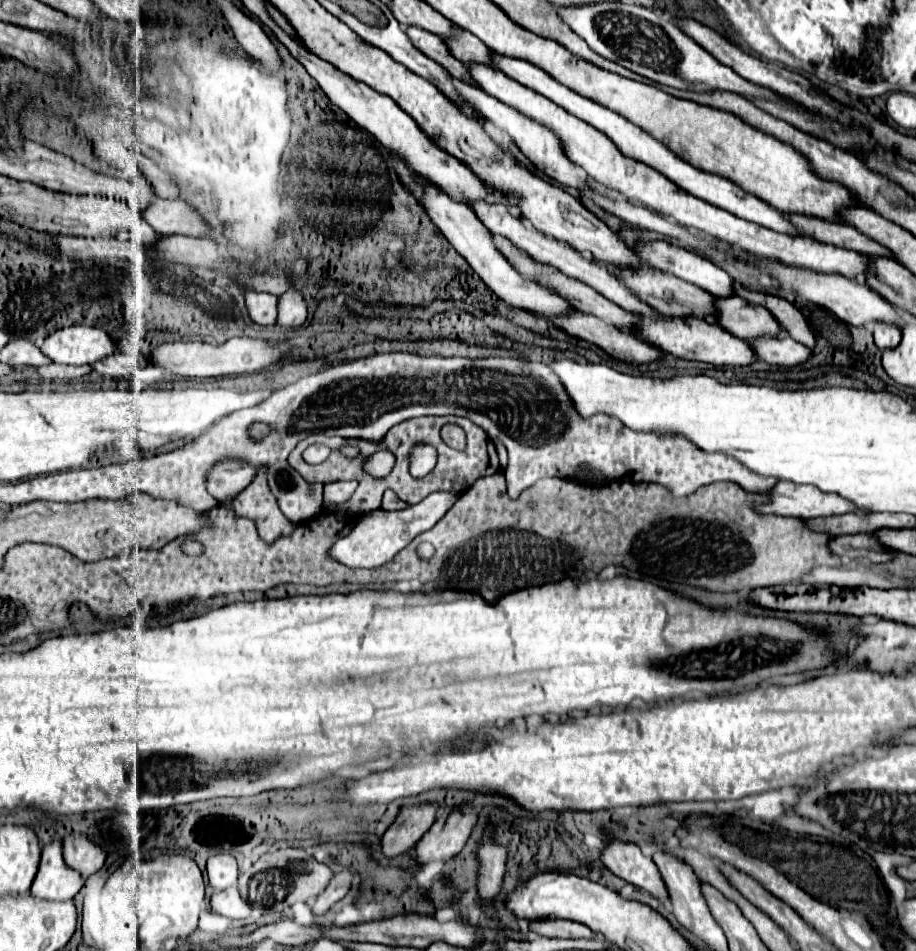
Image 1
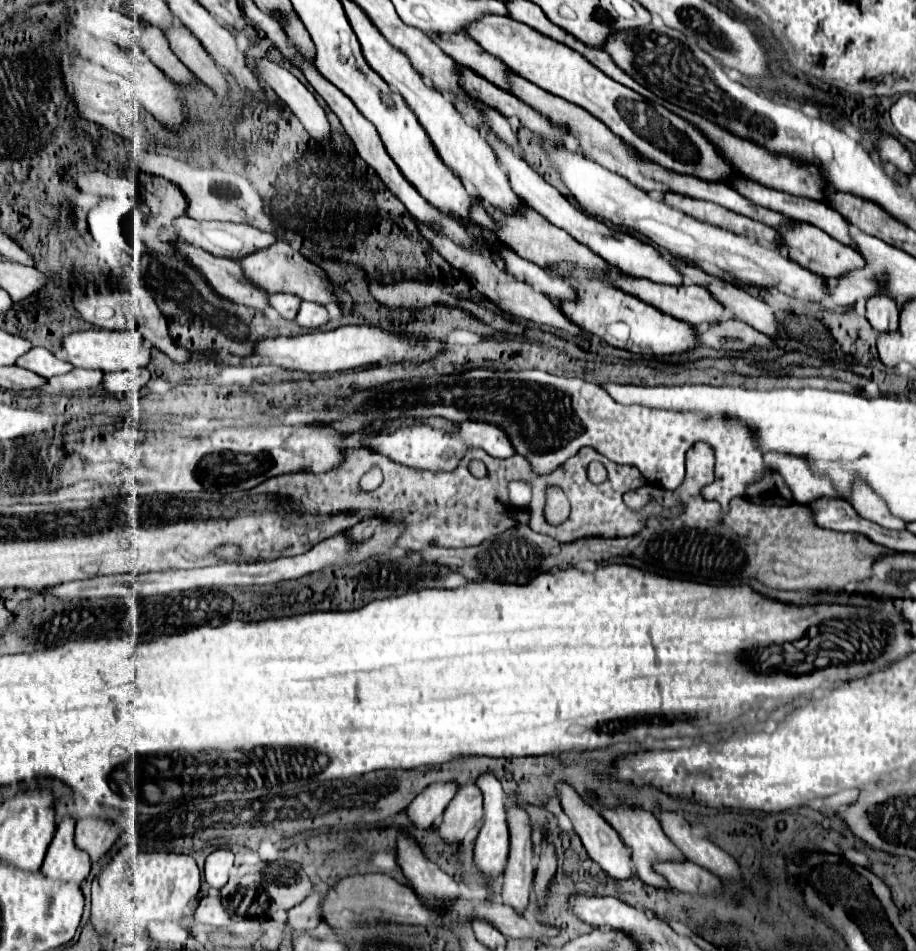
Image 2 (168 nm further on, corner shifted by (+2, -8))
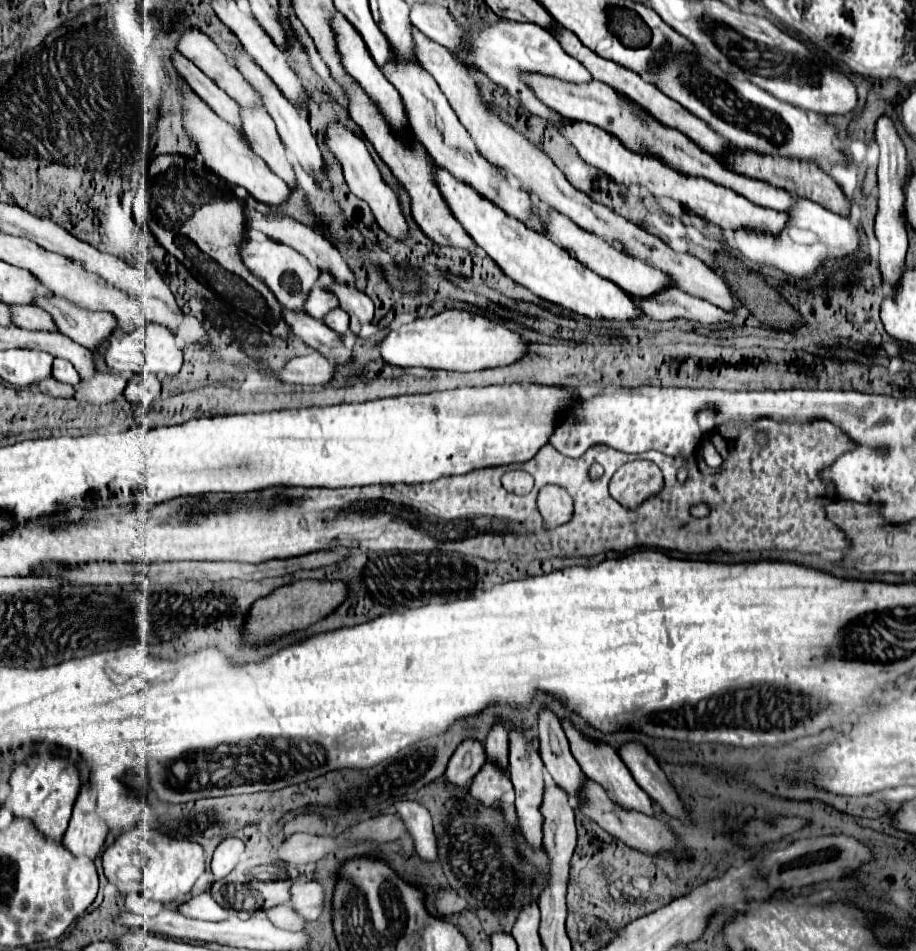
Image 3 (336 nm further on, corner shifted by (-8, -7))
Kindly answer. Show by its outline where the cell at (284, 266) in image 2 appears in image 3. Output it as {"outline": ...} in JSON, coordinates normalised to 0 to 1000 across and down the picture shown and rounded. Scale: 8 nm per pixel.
{"outline":[[[350,287],[350,295],[355,295],[355,300],[361,306],[366,306],[366,310],[370,310],[372,323],[383,333],[383,348],[388,352],[392,352],[394,344],[407,335],[407,317],[396,306],[392,306],[390,302],[366,300],[357,287]]]}

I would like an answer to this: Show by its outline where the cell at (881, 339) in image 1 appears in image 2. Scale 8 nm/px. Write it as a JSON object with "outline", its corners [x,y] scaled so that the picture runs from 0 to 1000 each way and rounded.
{"outline":[[[966,309],[955,311],[947,320],[947,336],[957,349],[979,349],[981,341],[981,326],[975,315],[971,315]]]}

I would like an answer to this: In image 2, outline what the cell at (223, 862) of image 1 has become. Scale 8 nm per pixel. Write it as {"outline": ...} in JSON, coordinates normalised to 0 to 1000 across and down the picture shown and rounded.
{"outline":[[[235,894],[224,904],[224,925],[230,934],[241,936],[250,925],[250,915],[254,913],[252,894]]]}

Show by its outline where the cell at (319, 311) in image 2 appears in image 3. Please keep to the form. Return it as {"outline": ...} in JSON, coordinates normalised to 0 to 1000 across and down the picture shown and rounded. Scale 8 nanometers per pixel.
{"outline":[[[368,325],[368,327],[361,327],[353,340],[357,340],[357,344],[361,344],[364,348],[368,348],[370,352],[377,352],[381,348],[381,331],[374,327],[374,325]]]}

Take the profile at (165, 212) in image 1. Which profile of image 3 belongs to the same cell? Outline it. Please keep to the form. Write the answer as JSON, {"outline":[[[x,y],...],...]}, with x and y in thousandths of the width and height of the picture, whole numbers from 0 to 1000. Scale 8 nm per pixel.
{"outline":[[[285,251],[285,253],[267,253],[263,260],[263,268],[267,279],[272,281],[274,287],[283,289],[283,293],[287,293],[291,298],[291,302],[300,308],[300,312],[318,327],[324,329],[333,329],[333,319],[337,312],[340,302],[344,300],[346,291],[348,291],[348,283],[342,281],[326,264],[322,264],[320,260],[313,260],[300,251]]]}

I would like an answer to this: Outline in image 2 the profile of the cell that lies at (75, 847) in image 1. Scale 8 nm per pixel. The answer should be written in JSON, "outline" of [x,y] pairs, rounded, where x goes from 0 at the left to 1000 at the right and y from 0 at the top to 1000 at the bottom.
{"outline":[[[91,860],[82,869],[82,890],[97,898],[99,906],[112,902],[130,879],[130,871],[117,862]]]}

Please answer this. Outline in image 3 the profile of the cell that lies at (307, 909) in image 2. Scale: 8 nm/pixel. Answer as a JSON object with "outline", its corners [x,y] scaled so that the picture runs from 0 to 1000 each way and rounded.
{"outline":[[[305,952],[305,954],[296,954],[289,958],[291,966],[300,973],[307,975],[311,979],[329,979],[333,973],[333,966],[326,964],[316,952]]]}

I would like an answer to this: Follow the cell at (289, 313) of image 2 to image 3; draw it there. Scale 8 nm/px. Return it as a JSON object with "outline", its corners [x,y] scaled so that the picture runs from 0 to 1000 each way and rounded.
{"outline":[[[346,298],[337,310],[335,317],[335,327],[340,333],[344,335],[353,335],[359,327],[370,323],[370,314],[366,308],[361,308],[359,304],[355,304],[350,298]]]}

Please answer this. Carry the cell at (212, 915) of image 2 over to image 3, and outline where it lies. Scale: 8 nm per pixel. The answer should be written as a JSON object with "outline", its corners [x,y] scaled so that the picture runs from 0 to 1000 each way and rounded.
{"outline":[[[219,939],[215,943],[209,943],[206,947],[193,952],[193,958],[202,964],[224,966],[224,968],[243,968],[243,966],[248,966],[248,956],[239,954],[239,950],[235,950],[235,945],[230,945],[228,939]]]}

